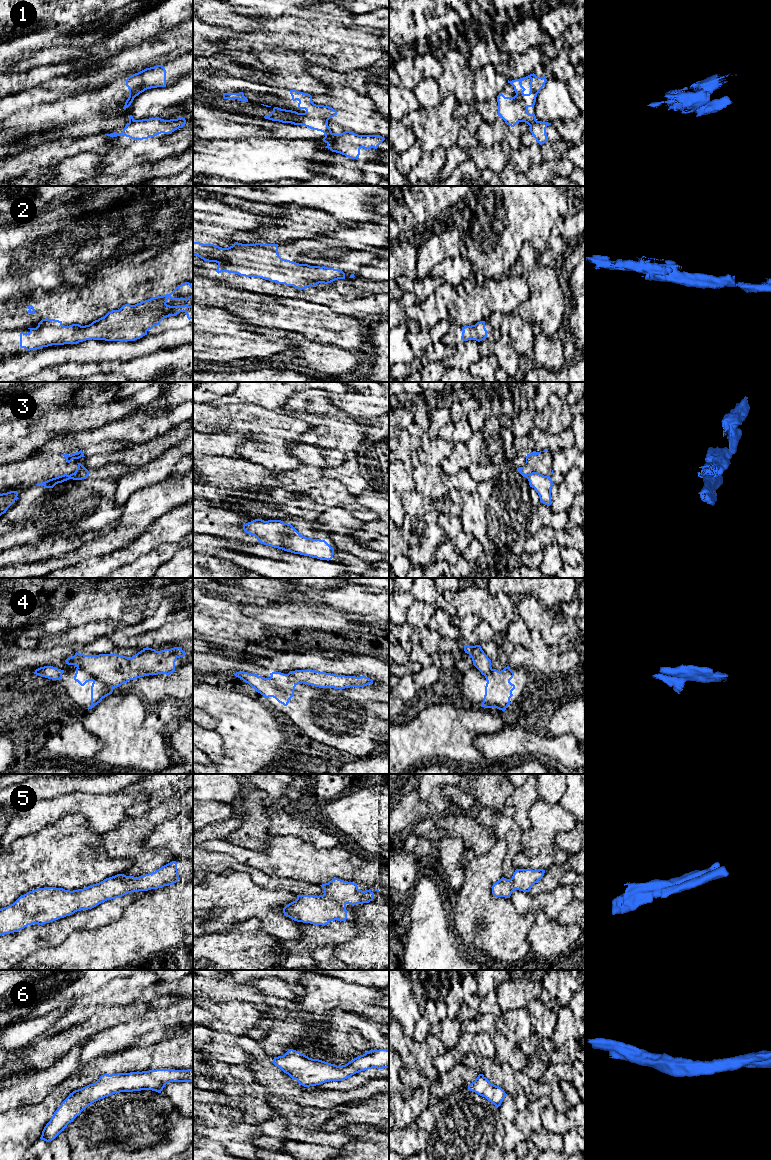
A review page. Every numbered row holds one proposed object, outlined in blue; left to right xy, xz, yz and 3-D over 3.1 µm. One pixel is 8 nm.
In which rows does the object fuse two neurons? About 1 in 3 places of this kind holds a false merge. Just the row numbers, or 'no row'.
1, 3, 4

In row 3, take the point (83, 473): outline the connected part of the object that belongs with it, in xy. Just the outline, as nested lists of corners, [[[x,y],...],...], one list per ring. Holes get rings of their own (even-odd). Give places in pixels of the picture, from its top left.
[[[83,468],[80,469],[79,471],[76,471],[72,474],[70,474],[69,476],[58,476],[52,479],[49,479],[45,482],[41,482],[41,483],[37,483],[37,486],[44,486],[45,488],[53,488],[56,484],[58,483],[62,483],[64,481],[67,481],[69,479],[73,479],[73,480],[82,480],[82,479],[86,479],[88,477],[88,475],[90,474],[90,472]]]

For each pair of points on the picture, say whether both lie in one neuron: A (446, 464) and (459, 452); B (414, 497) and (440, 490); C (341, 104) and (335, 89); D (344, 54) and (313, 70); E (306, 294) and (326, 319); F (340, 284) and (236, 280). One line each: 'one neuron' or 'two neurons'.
A: one neuron
B: two neurons
C: one neuron
D: two neurons
E: two neurons
F: two neurons

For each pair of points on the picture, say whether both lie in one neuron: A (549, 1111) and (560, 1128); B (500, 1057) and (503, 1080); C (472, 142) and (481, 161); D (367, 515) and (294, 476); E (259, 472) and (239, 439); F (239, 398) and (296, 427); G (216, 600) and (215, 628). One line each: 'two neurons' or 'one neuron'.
A: one neuron
B: two neurons
C: two neurons
D: one neuron
E: two neurons
F: two neurons
G: one neuron

